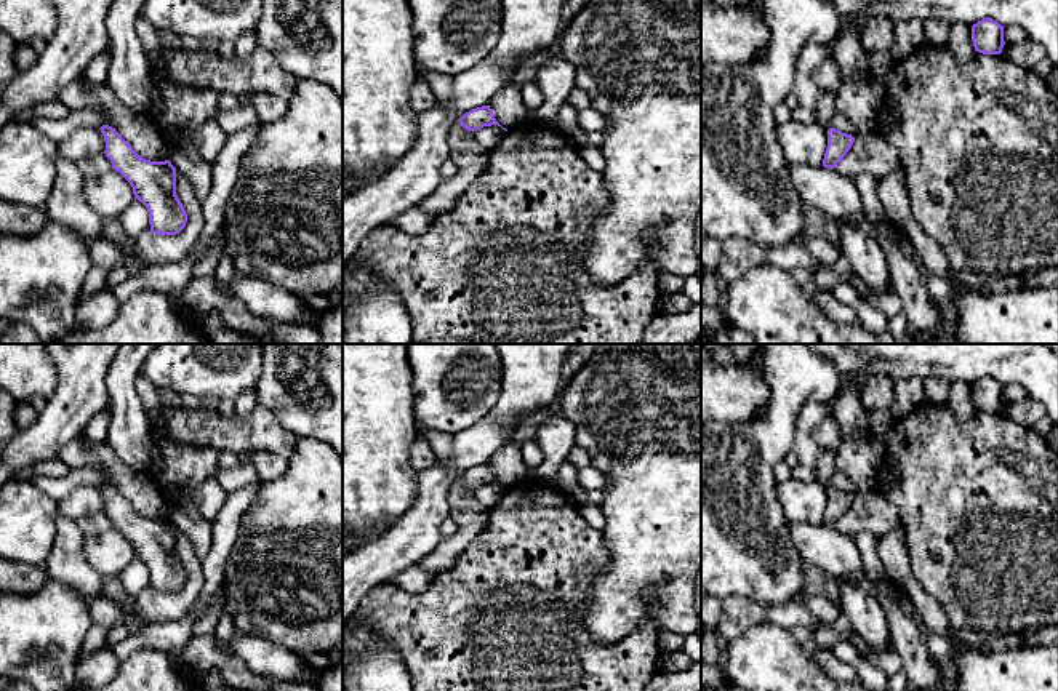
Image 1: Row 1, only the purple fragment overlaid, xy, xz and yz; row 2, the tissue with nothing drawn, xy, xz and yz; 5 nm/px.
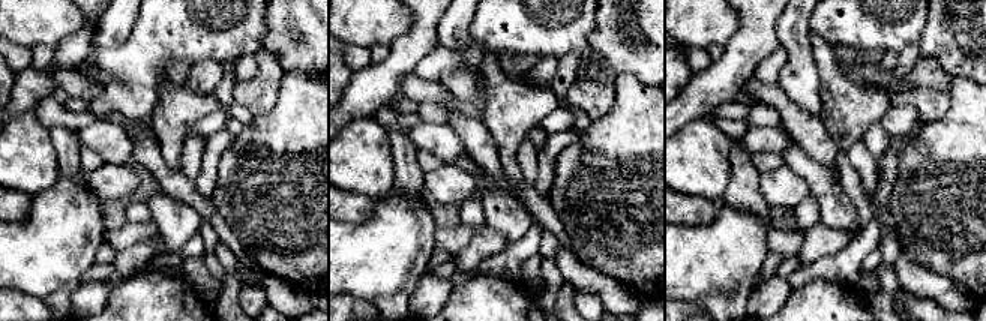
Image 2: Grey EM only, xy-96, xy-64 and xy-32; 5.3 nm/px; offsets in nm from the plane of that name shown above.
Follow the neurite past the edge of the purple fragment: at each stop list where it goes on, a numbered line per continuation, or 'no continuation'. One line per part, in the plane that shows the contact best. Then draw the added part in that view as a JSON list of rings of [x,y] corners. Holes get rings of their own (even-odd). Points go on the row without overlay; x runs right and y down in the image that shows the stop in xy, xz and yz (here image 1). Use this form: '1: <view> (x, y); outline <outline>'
no continuation

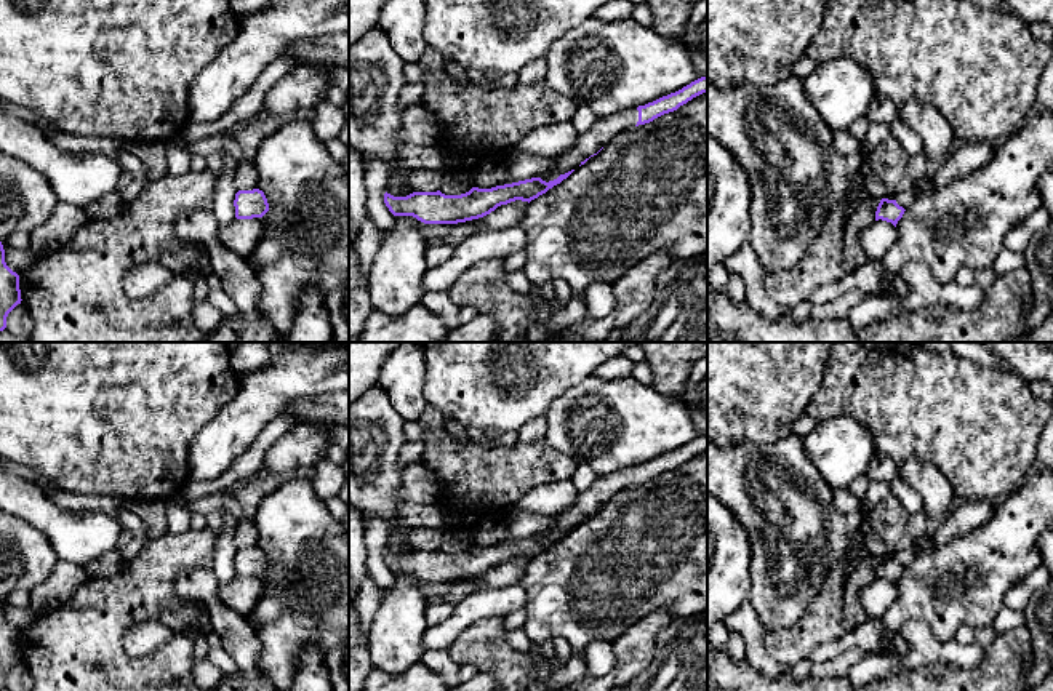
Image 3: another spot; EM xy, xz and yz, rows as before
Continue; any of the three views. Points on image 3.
no continuation

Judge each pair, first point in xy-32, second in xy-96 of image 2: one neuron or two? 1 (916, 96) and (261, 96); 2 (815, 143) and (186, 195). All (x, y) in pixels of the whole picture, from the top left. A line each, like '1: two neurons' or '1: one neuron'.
1: one neuron
2: one neuron

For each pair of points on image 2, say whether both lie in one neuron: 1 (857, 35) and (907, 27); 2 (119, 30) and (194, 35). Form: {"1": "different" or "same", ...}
{"1": "same", "2": "different"}

